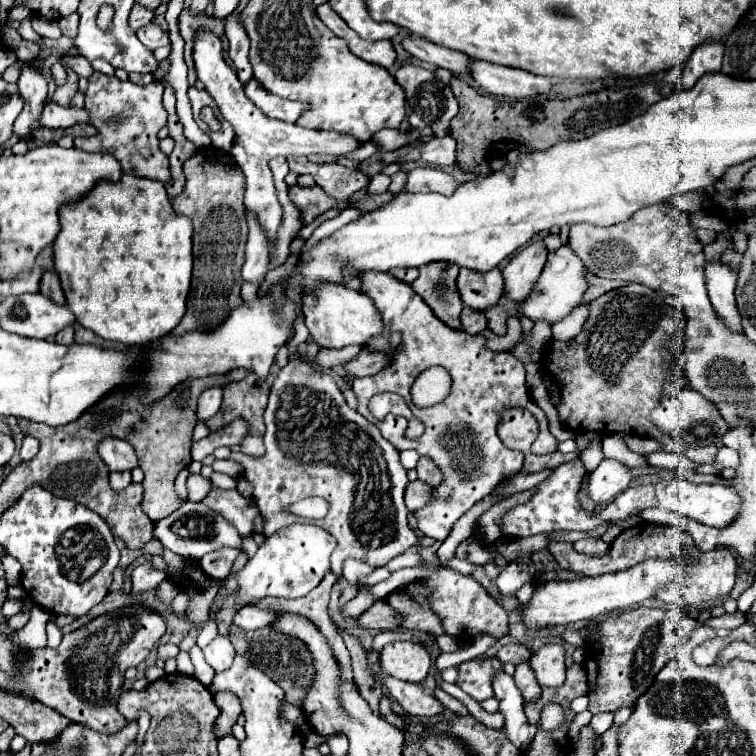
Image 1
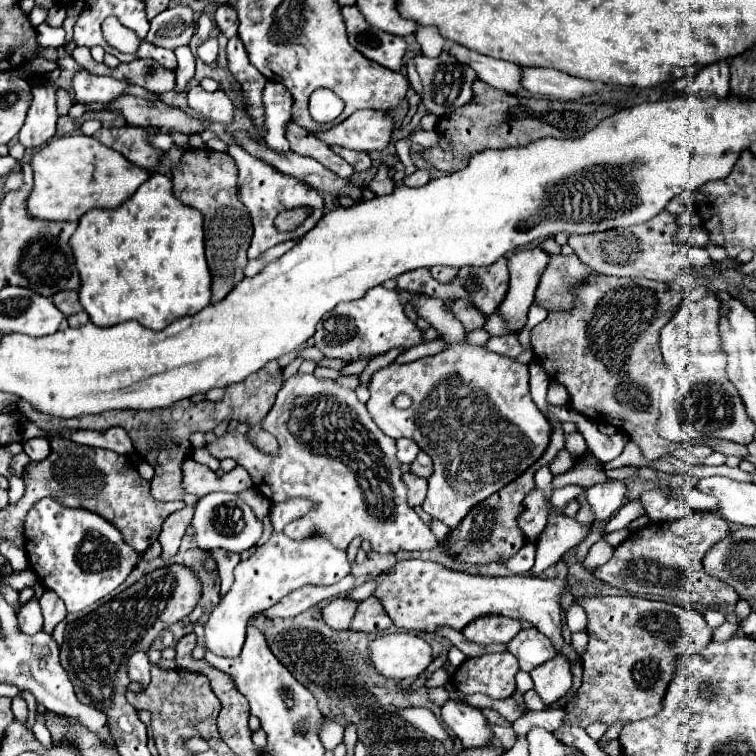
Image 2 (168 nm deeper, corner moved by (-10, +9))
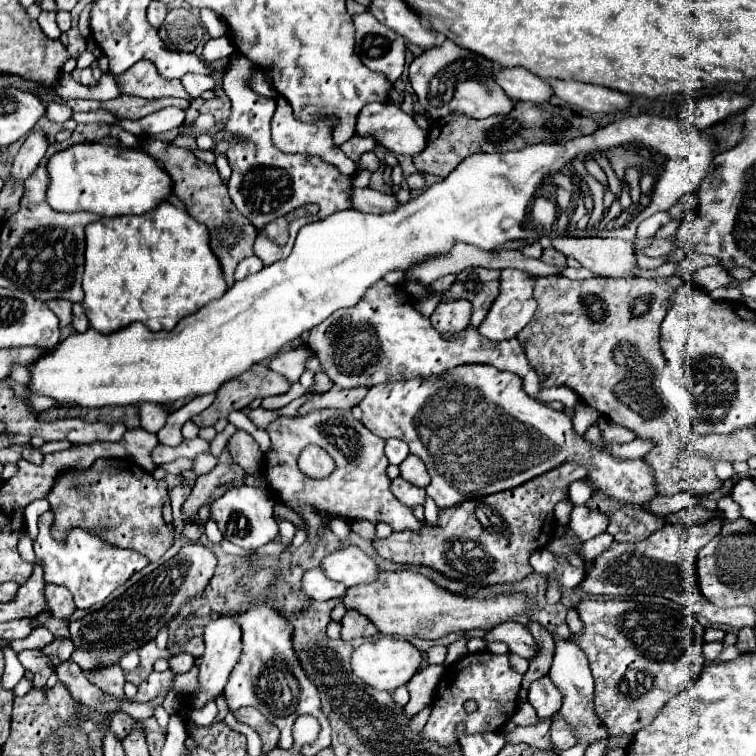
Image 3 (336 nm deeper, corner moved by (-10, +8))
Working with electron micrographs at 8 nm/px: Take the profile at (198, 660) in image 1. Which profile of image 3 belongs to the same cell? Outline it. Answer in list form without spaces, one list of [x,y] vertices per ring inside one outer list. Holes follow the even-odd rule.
[[[181,653],[181,655],[175,655],[169,659],[169,669],[175,673],[175,675],[181,675],[181,673],[187,673],[191,667],[195,665],[195,659],[187,653]]]

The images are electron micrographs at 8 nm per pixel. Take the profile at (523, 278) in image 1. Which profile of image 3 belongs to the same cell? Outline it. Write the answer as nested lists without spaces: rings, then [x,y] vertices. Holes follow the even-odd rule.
[[[503,269],[499,279],[499,295],[495,297],[485,321],[479,325],[479,333],[491,341],[513,339],[533,317],[535,313],[535,299],[533,299],[533,277],[519,269]]]

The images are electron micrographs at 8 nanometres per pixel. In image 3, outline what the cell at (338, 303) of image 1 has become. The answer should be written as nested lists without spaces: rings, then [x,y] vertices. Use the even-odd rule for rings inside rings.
[[[381,279],[371,285],[371,289],[367,289],[363,301],[349,309],[335,311],[327,321],[311,329],[307,347],[317,355],[323,373],[335,385],[339,385],[341,389],[373,387],[379,383],[443,375],[459,365],[485,363],[517,373],[523,379],[523,389],[531,397],[537,397],[537,391],[541,387],[539,377],[529,365],[517,339],[495,343],[487,337],[481,337],[475,329],[469,327],[455,339],[447,341],[441,337],[441,333],[435,333],[435,329],[431,329],[429,317],[423,317],[411,303],[405,303],[407,300],[412,299],[401,287],[389,285]]]

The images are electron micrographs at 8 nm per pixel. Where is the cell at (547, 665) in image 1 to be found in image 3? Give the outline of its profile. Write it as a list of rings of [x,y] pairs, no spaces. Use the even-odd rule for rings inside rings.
[[[547,675],[537,679],[531,685],[529,703],[535,707],[535,711],[541,719],[549,719],[549,717],[557,715],[559,705],[561,705],[561,697],[559,697],[559,691],[555,689],[555,685],[551,683],[551,679]]]

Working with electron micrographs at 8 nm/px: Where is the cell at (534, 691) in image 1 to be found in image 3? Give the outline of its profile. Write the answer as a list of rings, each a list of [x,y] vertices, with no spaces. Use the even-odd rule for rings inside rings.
[[[521,703],[515,717],[511,719],[515,725],[535,725],[539,723],[539,717],[535,713],[535,709],[531,707],[531,703]]]

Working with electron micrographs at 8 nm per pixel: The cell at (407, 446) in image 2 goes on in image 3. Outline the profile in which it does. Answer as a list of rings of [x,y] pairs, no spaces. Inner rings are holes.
[[[389,439],[385,445],[385,453],[391,465],[401,465],[401,461],[409,455],[409,447],[399,439]]]

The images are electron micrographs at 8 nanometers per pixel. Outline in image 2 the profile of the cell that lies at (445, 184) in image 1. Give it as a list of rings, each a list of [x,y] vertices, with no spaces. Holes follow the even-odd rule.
[[[417,168],[413,174],[405,176],[403,184],[417,188],[417,186],[425,186],[429,180],[431,180],[431,170],[427,170],[427,168]]]

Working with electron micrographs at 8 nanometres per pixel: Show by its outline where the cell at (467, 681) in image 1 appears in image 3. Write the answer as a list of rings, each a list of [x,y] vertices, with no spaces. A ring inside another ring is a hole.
[[[489,651],[469,653],[463,659],[455,661],[453,665],[445,667],[445,673],[437,687],[437,697],[431,705],[429,721],[423,727],[423,741],[431,741],[441,747],[459,745],[459,737],[455,731],[457,723],[465,723],[467,735],[475,733],[499,733],[517,711],[517,693],[521,689],[521,675],[515,673],[509,665],[509,655],[495,655]],[[465,701],[475,701],[477,711],[467,713]]]

